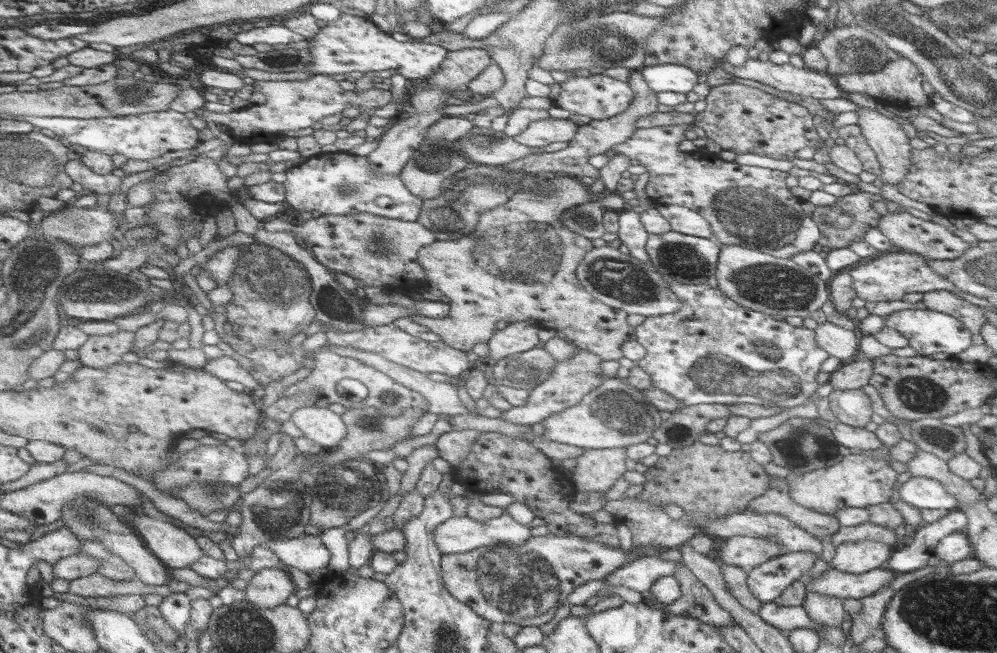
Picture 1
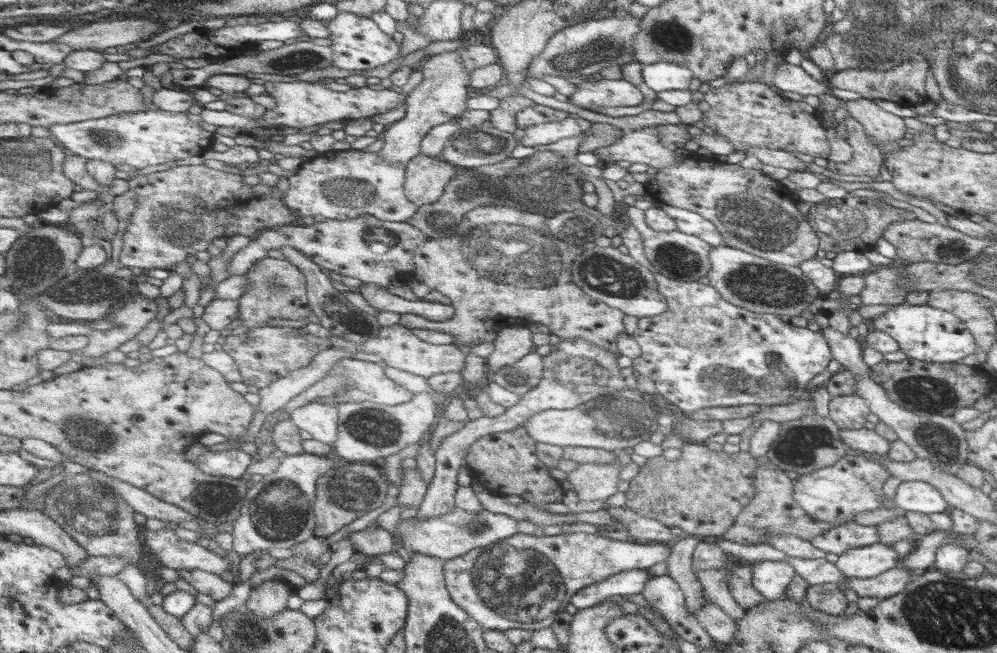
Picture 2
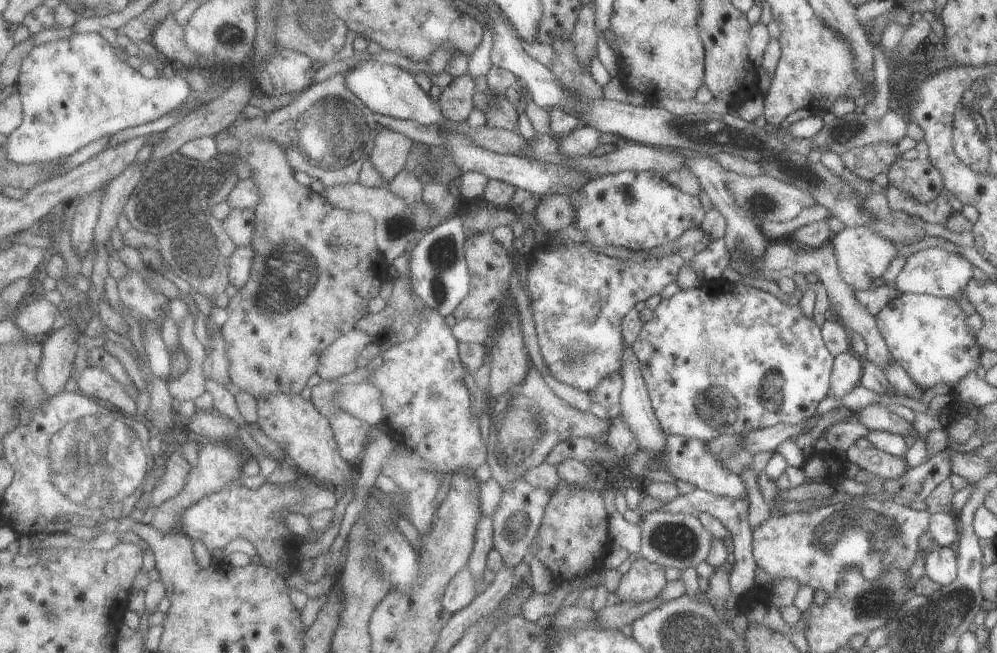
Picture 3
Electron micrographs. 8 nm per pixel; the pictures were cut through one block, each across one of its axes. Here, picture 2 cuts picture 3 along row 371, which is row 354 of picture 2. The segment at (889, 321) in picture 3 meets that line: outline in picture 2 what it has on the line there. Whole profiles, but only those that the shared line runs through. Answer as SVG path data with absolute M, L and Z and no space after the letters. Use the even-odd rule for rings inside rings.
M899 305L871 320L874 331L882 332L898 344L907 358L922 362L956 362L976 352L976 341L954 314L927 305Z

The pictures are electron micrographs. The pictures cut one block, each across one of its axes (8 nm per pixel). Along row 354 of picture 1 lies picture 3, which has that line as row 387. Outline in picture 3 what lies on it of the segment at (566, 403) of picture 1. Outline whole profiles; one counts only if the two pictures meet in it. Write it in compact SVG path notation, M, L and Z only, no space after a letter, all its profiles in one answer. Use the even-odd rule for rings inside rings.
M569 239L564 242L563 247L558 245L553 251L546 250L544 245L533 248L528 261L526 284L543 362L555 379L585 393L594 390L614 371L621 370L622 332L618 332L618 318L622 320L638 300L645 301L646 298L659 294L664 286L676 281L679 270L686 264L690 264L695 268L696 274L706 277L708 281L722 280L722 272L725 268L732 267L735 251L739 248L736 246L733 251L727 250L724 240L718 239L699 253L677 252L648 260L618 260L594 251L587 243L576 243Z

